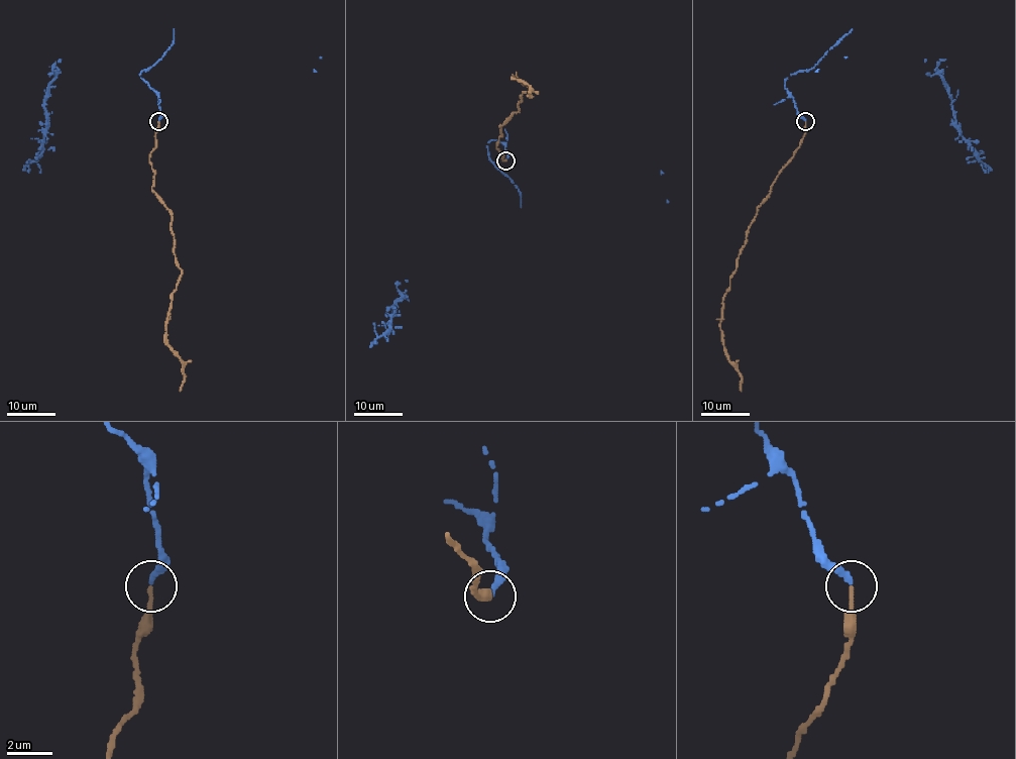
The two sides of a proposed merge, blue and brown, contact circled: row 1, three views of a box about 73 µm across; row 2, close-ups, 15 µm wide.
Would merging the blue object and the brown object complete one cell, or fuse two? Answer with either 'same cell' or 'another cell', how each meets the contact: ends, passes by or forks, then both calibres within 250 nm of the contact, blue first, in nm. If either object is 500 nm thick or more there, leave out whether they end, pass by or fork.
same cell; blue ends there; brown ends there; 280 nm thick on the blue side, 180 nm on the other

